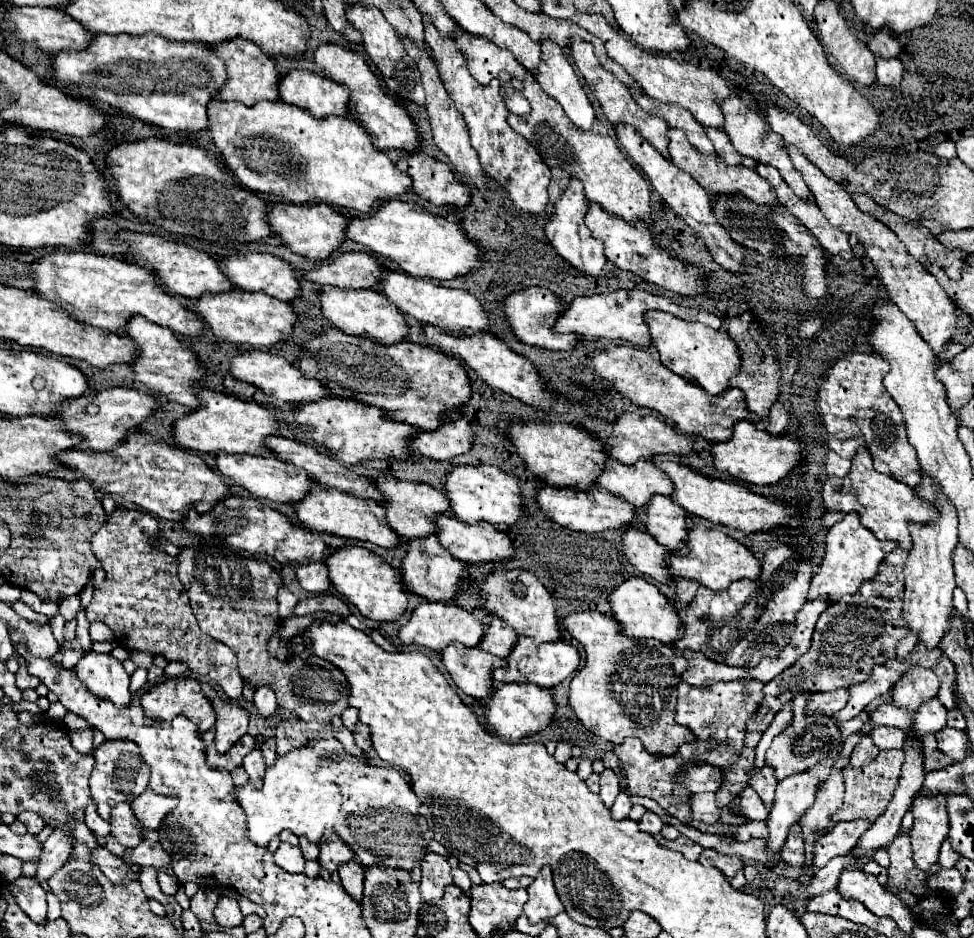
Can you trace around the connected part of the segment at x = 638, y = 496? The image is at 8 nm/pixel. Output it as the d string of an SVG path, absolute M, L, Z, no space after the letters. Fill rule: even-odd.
M607 459L601 475L597 477L597 487L607 489L637 509L647 505L651 495L671 495L673 491L671 479L647 459L639 459L633 465Z

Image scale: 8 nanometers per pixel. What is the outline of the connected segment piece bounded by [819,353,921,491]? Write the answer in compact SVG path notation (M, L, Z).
M853 353L843 357L833 365L827 381L819 389L819 407L823 411L825 429L831 437L841 441L861 439L871 453L877 473L891 475L893 479L917 491L921 485L919 461L915 447L907 439L903 413L883 385L887 371L889 363L881 355Z

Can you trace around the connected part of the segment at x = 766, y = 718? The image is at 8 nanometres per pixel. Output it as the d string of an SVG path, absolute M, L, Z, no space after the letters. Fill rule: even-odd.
M896 547L879 565L877 575L863 583L855 595L847 595L847 599L841 599L835 603L835 607L829 607L823 611L815 625L811 653L797 659L795 665L787 667L783 675L777 675L771 679L771 683L765 685L767 695L767 707L759 711L759 719L751 719L747 723L747 749L743 751L743 763L735 763L735 767L727 767L723 771L723 787L717 791L719 803L727 803L731 797L731 791L739 791L743 783L747 783L747 767L753 763L755 747L761 739L761 733L769 727L771 719L779 709L783 709L785 703L789 703L797 693L803 691L835 691L839 687L851 687L857 683L863 683L871 677L873 667L883 665L887 659L895 657L895 645L899 639L907 635L907 627L903 627L903 587L905 587L905 575L903 565L908 557L908 551Z

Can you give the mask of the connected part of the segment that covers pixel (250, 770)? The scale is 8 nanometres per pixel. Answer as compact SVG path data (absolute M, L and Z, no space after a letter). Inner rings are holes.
M255 749L251 755L247 755L247 759L243 759L243 767L245 767L245 771L247 771L249 781L253 783L253 787L259 789L261 783L263 783L265 769L267 769L267 767L265 767L265 761L263 761L263 757L261 757L261 751Z

